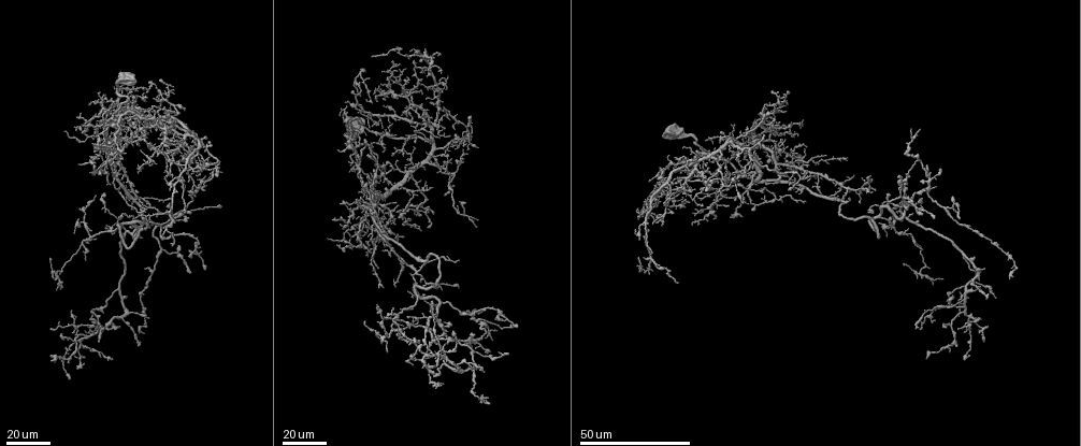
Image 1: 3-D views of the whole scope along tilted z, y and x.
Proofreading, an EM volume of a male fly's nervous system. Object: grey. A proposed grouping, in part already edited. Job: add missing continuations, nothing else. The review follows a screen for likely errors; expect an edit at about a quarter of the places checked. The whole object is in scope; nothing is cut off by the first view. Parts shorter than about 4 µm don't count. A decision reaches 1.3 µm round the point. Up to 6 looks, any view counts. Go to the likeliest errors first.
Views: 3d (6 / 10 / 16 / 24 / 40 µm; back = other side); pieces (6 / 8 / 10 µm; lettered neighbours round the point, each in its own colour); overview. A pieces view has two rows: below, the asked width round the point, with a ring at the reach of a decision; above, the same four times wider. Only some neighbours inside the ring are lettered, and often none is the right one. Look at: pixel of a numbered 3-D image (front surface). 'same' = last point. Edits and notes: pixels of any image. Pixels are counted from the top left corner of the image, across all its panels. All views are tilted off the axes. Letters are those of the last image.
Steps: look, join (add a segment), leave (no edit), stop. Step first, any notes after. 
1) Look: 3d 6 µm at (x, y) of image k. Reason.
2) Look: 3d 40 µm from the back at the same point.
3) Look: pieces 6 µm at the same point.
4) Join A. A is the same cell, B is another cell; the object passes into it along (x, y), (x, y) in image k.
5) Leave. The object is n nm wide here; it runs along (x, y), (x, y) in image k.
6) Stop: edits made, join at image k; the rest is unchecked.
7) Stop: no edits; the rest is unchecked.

Look: 3d 40 µm at (159, 135) of image 1. Branch stops here.

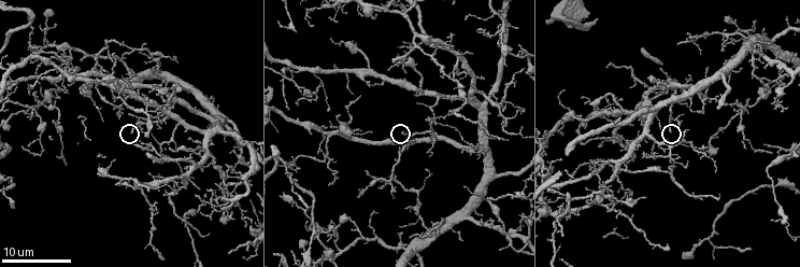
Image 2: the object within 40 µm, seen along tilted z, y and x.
Look: 3d 10 µm at (671, 131) of image 2.

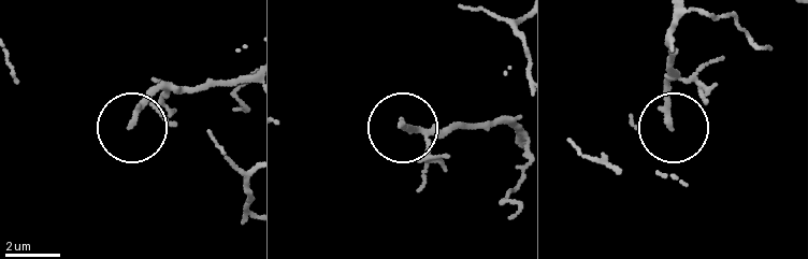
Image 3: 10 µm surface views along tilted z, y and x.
Look: pieces 6 µm at (400, 124) of image 3.

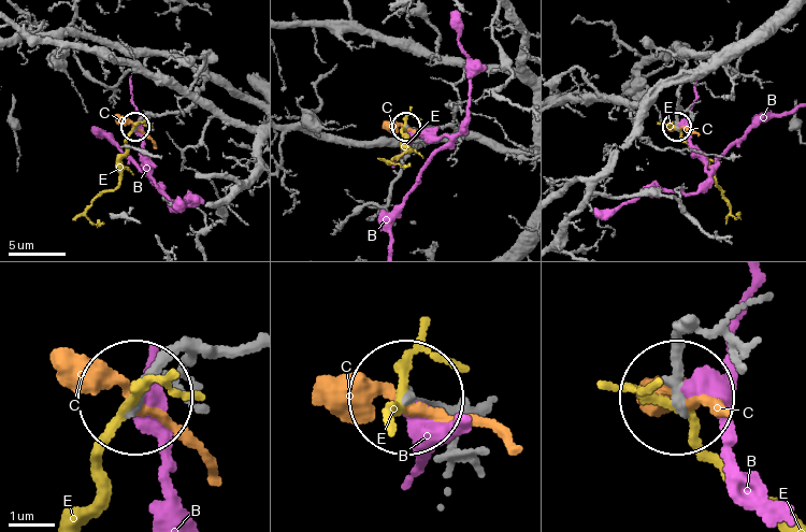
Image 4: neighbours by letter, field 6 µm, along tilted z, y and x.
Leave. B, C and E are other cells; it runs along (682, 321), (676, 397) in image 4; no lettered segment goes on from it.

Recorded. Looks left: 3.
Look: 3d 24 µm at (54, 278) of image 1. Free end.

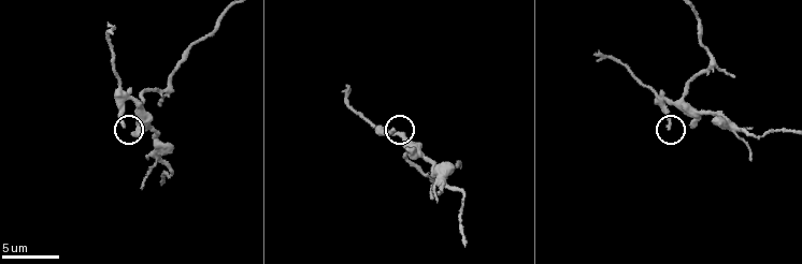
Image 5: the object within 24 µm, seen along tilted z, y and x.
Look: 3d 10 µm at (669, 129) of image 5.

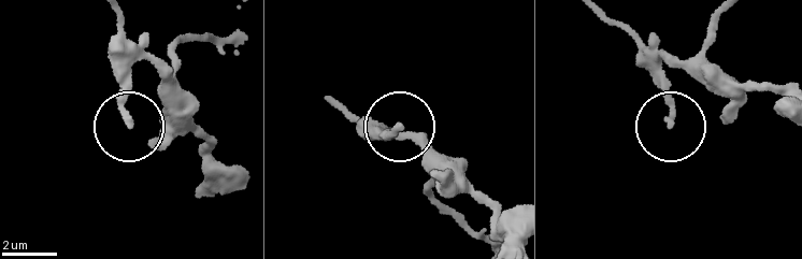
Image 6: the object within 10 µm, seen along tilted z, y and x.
Look: pieces 10 µm at (128, 124) of image 6.

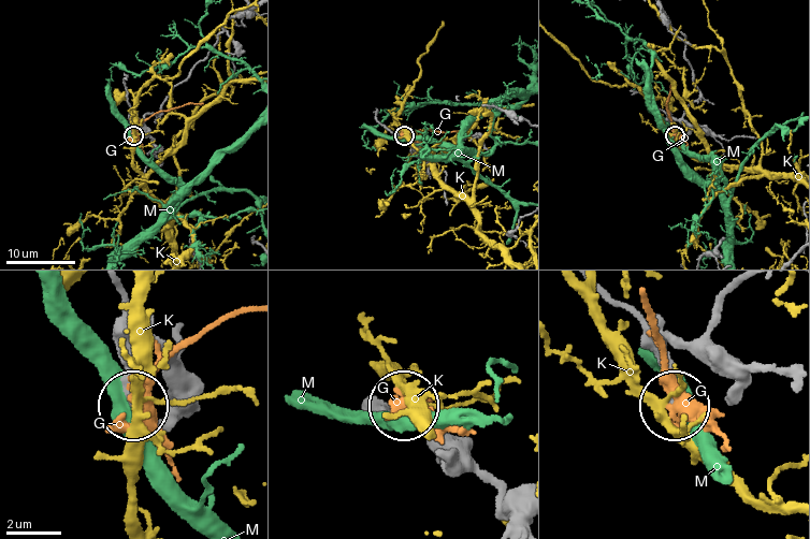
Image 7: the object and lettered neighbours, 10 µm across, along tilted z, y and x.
Leave. G, K and M are other cells; no lettered segment goes on from it.

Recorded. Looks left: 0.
Stop: no edits; the rest is unchecked.

